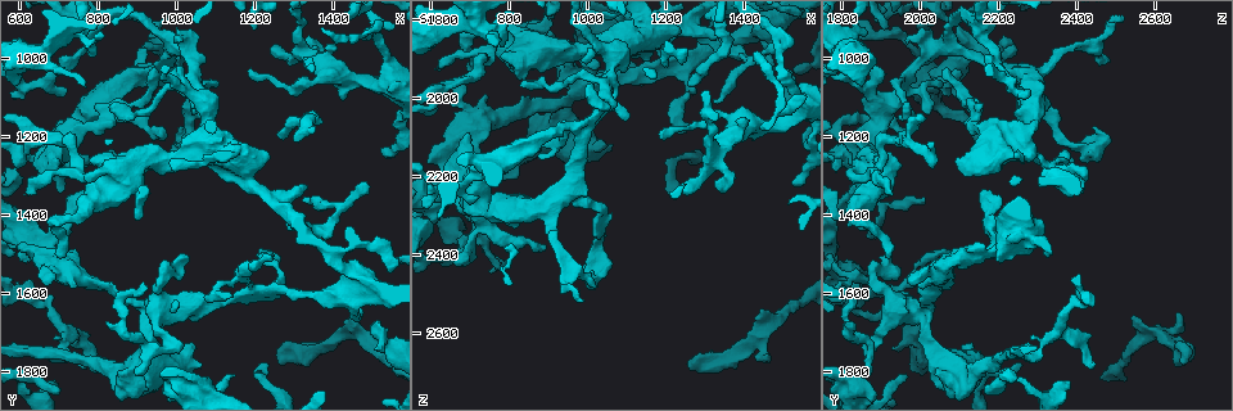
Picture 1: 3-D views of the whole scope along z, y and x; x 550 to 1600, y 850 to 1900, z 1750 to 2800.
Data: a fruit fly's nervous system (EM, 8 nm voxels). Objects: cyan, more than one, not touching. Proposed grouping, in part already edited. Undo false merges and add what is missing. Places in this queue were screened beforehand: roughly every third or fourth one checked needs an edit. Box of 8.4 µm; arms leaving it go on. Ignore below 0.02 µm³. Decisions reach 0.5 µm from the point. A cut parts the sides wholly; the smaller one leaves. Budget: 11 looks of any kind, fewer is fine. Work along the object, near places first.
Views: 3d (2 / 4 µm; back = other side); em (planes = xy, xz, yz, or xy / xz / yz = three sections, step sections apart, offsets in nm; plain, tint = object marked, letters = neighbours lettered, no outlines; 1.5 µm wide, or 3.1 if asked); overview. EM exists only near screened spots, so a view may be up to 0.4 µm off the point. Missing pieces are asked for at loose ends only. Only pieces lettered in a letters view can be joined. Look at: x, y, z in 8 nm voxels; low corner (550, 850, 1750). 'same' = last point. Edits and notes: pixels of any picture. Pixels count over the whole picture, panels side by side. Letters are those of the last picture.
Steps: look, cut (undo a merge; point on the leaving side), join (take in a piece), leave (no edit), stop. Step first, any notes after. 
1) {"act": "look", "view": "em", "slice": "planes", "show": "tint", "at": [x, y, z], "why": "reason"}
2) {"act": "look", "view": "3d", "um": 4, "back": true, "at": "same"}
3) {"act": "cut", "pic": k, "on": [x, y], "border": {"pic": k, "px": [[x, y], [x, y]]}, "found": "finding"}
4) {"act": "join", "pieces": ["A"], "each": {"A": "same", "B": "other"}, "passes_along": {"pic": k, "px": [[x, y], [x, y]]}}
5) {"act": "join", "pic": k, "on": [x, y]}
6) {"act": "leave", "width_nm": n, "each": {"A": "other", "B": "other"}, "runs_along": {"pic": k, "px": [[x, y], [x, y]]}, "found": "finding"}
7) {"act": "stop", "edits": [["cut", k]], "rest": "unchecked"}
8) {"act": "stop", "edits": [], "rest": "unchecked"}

{"act": "look", "view": "em", "slice": "xy", "step": 8, "show": "tint", "at": [1470, 1660, 2665], "why": "free end"}

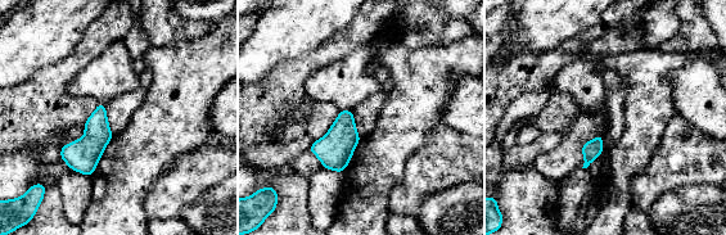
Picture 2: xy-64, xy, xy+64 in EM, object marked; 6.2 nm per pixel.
{"act": "look", "view": "em", "slice": "xy", "step": 8, "show": "letters", "at": "same"}

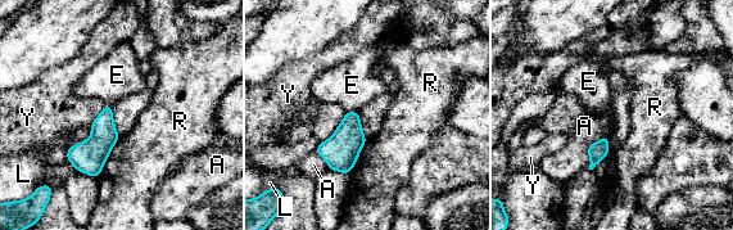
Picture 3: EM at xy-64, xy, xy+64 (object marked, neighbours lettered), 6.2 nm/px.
{"act": "leave", "each": {"A": "other", "E": "other", "L": "other", "R": "other", "Y": "other"}, "border": {"pic": 3, "px": [[606, 135], [588, 147], [587, 168]]}, "found": "no lettered piece goes on from it"}

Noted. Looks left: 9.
{"act": "look", "view": "3d", "um": 2, "at": [740, 1410, 1835], "why": "sharp bend"}

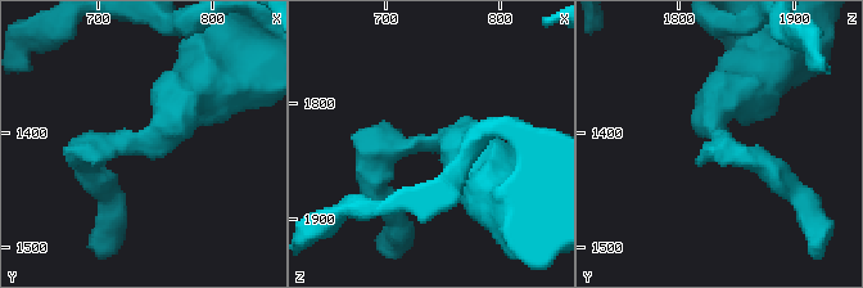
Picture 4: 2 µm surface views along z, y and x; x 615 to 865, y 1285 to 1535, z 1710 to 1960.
{"act": "look", "view": "em", "slice": "planes", "show": "tint", "at": [740, 1412, 1836], "arm_widths_nm": [200, 460]}

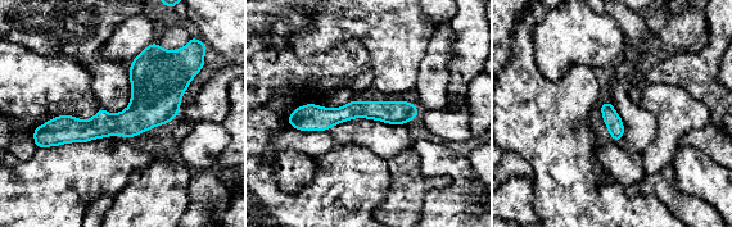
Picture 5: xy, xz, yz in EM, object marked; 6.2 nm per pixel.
{"act": "look", "view": "em", "slice": "planes", "show": "letters", "at": "same"}

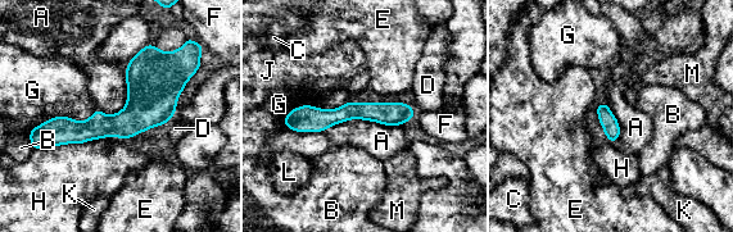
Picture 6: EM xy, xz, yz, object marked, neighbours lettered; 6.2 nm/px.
{"act": "leave", "longest_contact_nm": ["A", 750], "each": {"A": "other", "B": "other", "C": "other", "D": "other", "E": "other", "F": "other", "G": "other", "H": "other", "J": "other", "K": "other", "L": "other", "M": "other"}, "border": {"pic": 6, "px": [[401, 123], [285, 126]]}, "found": "one neuron here"}

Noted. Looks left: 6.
{"act": "look", "view": "3d", "um": 2, "at": [1530, 1720, 1990], "why": "sudden change in width"}

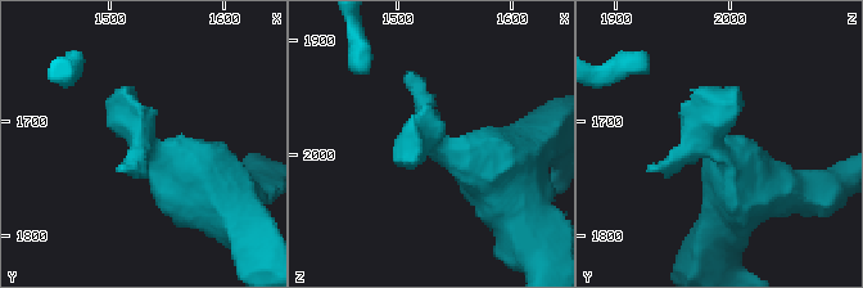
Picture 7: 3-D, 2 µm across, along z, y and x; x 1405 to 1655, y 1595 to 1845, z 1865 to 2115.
{"act": "look", "view": "em", "slice": "xy", "step": 4, "show": "tint", "at": [1536, 1724, 1986]}

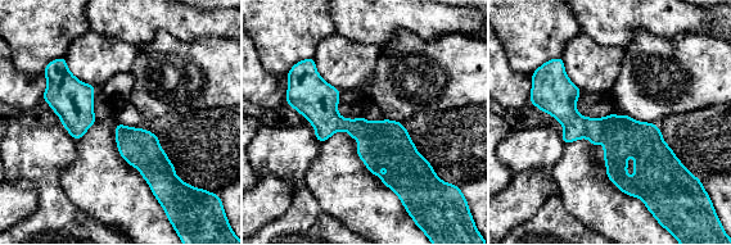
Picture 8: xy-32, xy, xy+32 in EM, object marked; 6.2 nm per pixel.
{"act": "look", "view": "em", "slice": "planes", "show": "letters", "at": "same", "why": "cut it another way"}

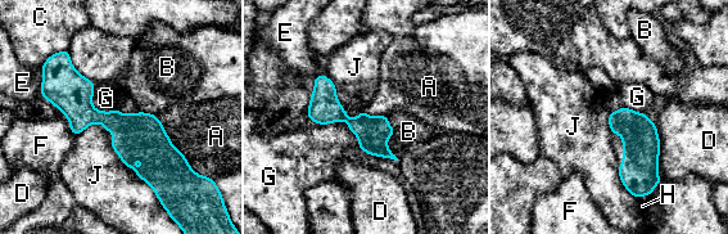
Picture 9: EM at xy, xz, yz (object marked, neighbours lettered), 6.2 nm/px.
{"act": "leave", "longest_contact_nm": ["D", 360], "each": {"A": "other", "B": "other", "C": "other", "D": "other", "E": "other", "F": "other", "G": "other", "H": "other", "J": "other"}, "runs_along": {"pic": 9, "px": [[45, 67], [94, 116], [163, 139]]}, "found": "continuous, no second neuron"}

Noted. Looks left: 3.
{"act": "look", "view": "em", "slice": "planes", "show": "letters", "at": [690, 1820, 2380], "why": "an open end"}

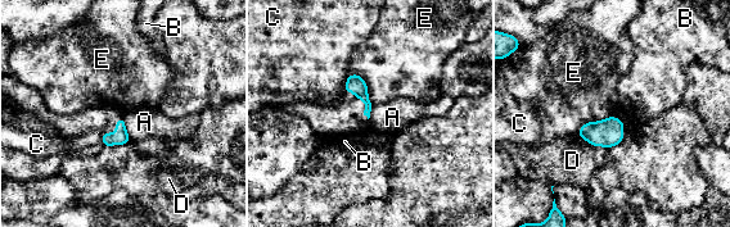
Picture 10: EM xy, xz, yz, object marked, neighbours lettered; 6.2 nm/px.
{"act": "leave", "longest_contact_nm": ["E", 260], "each": {"A": "other", "B": "other", "C": "other", "D": "other", "E": "other"}, "found": "no lettered piece goes on from it"}

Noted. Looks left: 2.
{"act": "stop", "edits": [], "rest": "unchecked"}

